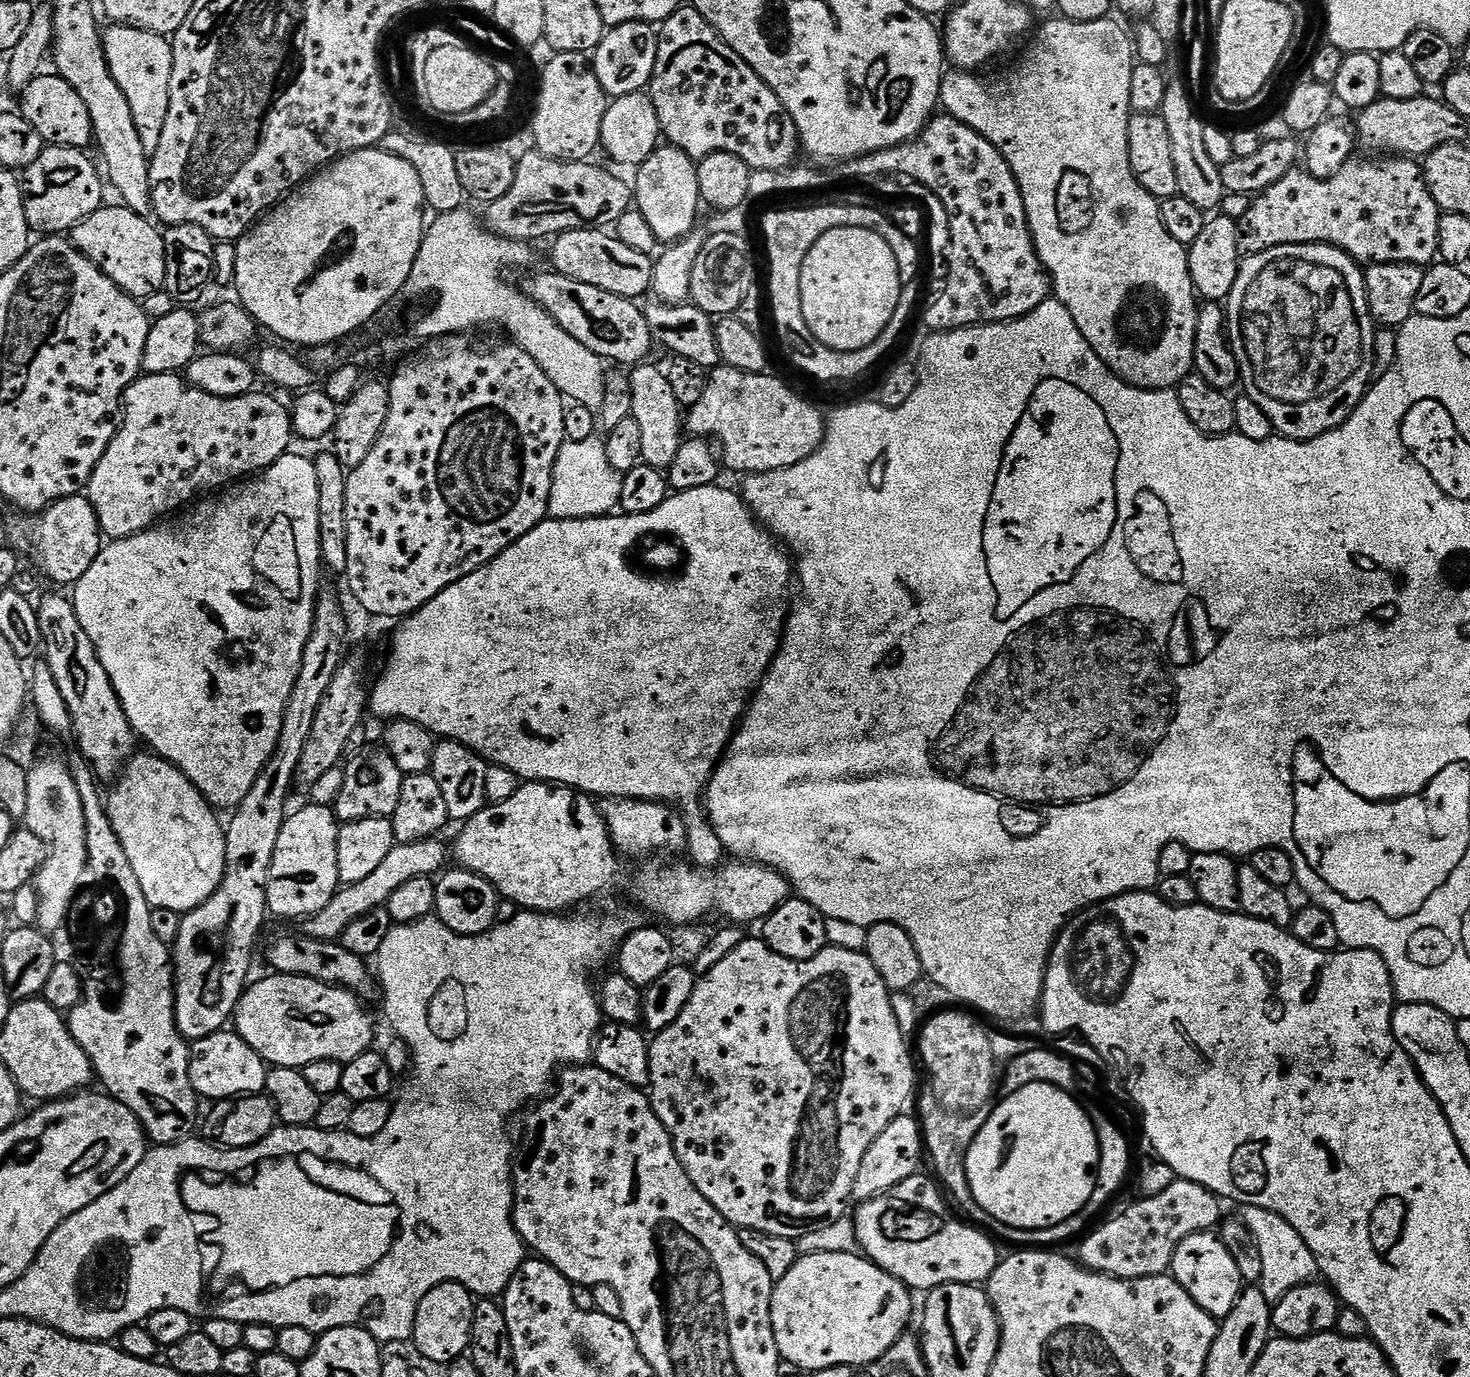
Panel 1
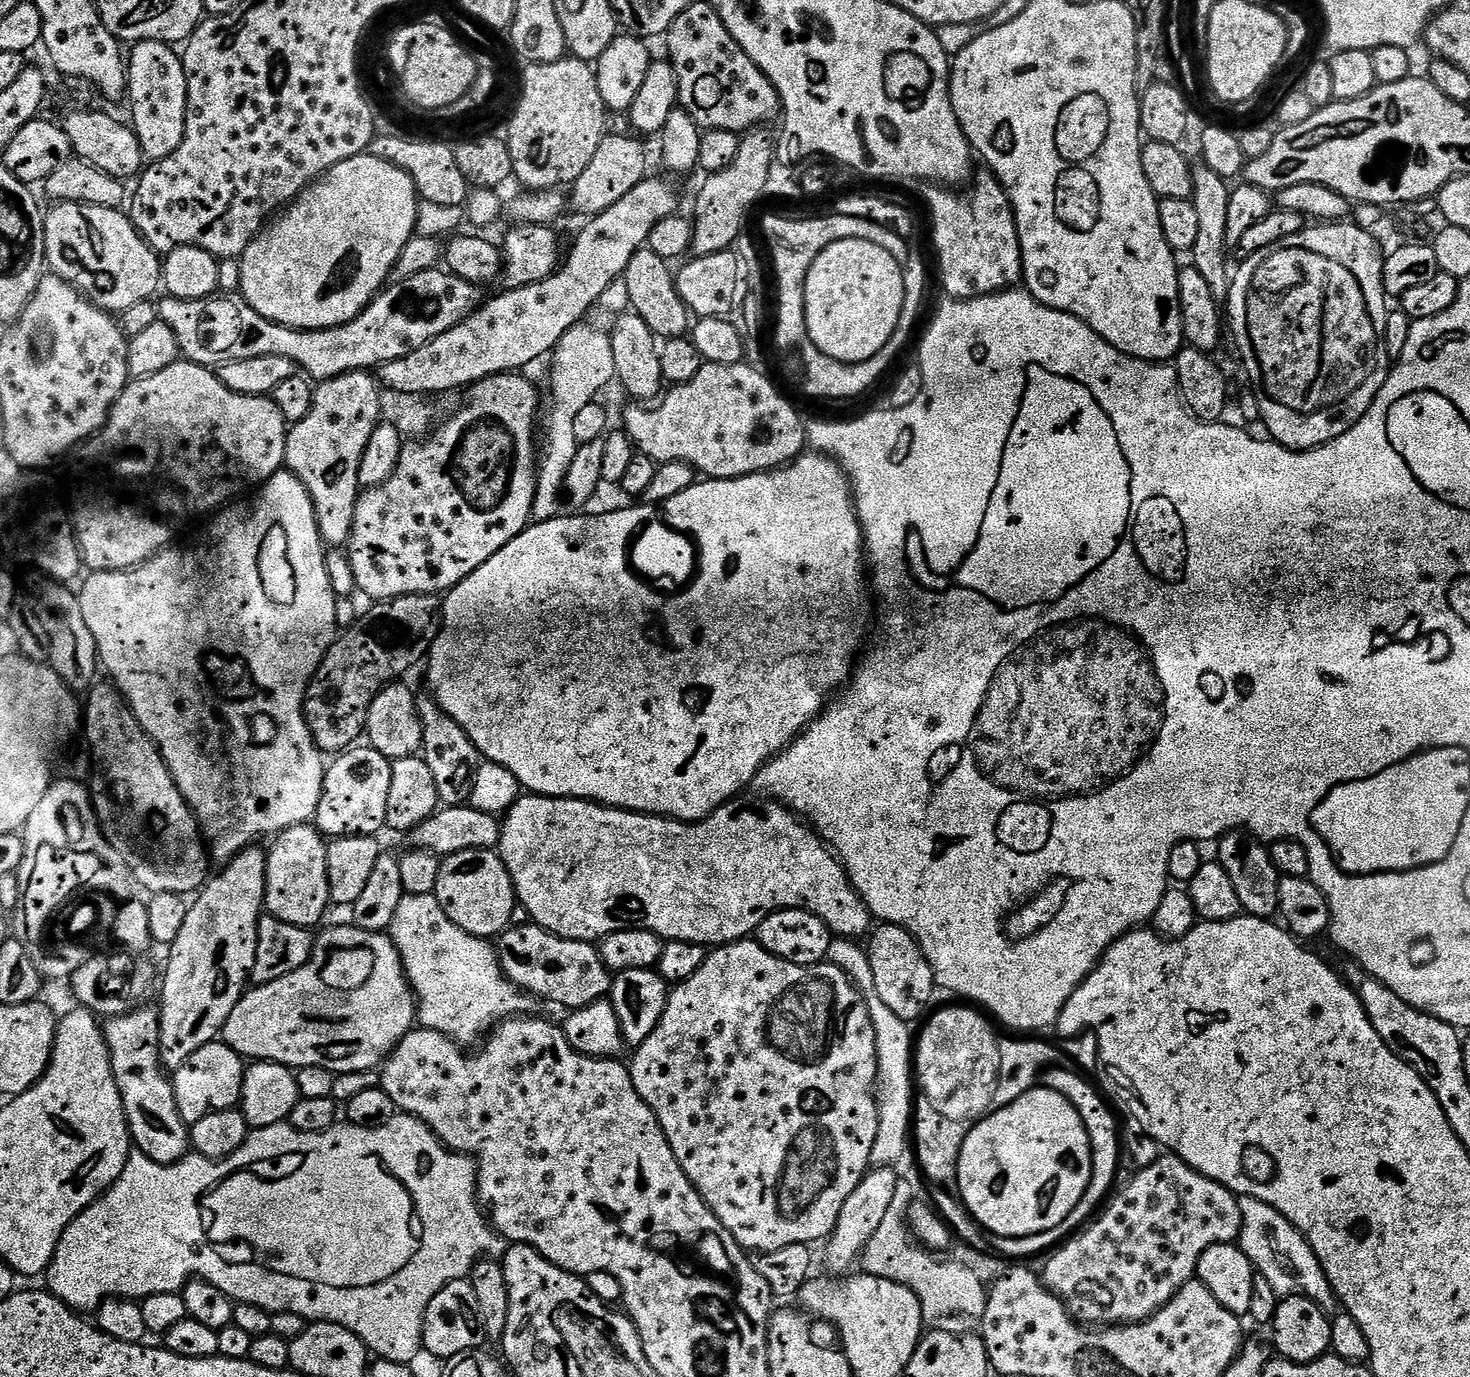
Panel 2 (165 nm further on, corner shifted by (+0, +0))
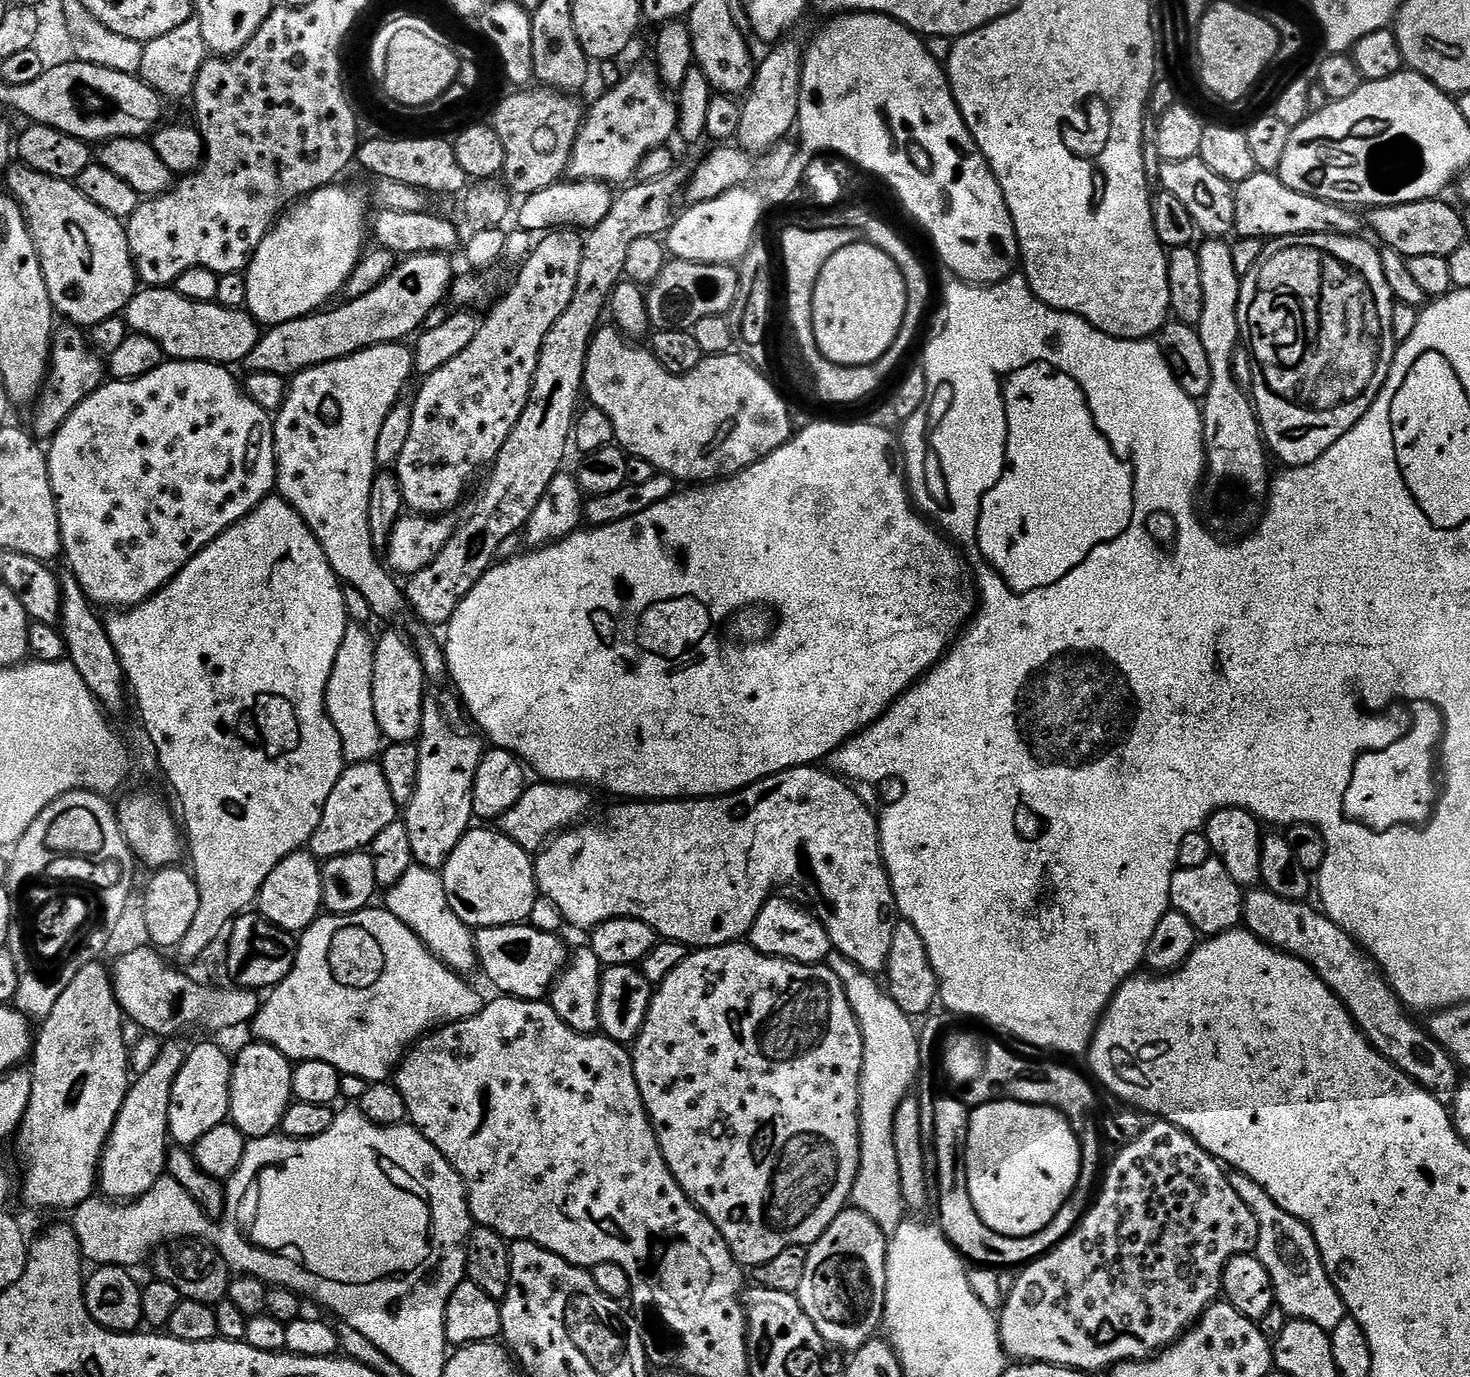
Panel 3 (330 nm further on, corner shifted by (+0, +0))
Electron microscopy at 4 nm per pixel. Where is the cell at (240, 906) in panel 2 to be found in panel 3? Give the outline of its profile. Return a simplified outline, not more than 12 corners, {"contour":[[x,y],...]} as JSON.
{"contour":[[185,1049],[135,1077],[100,1156],[109,1201],[165,1175],[168,1111]]}

